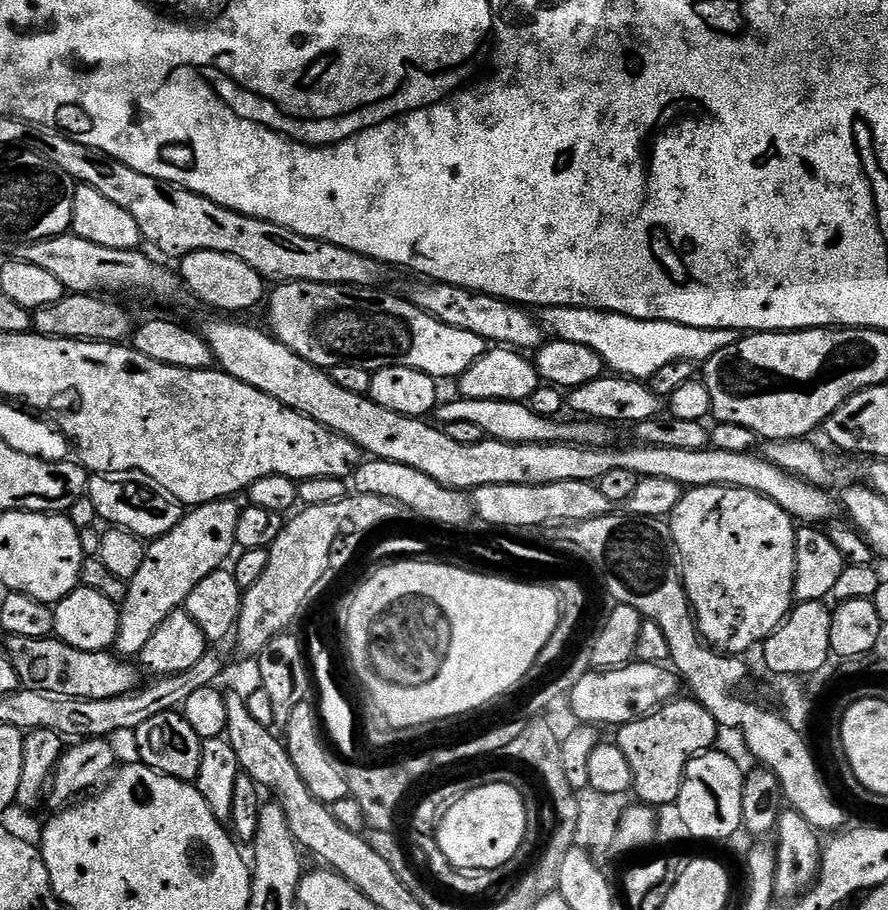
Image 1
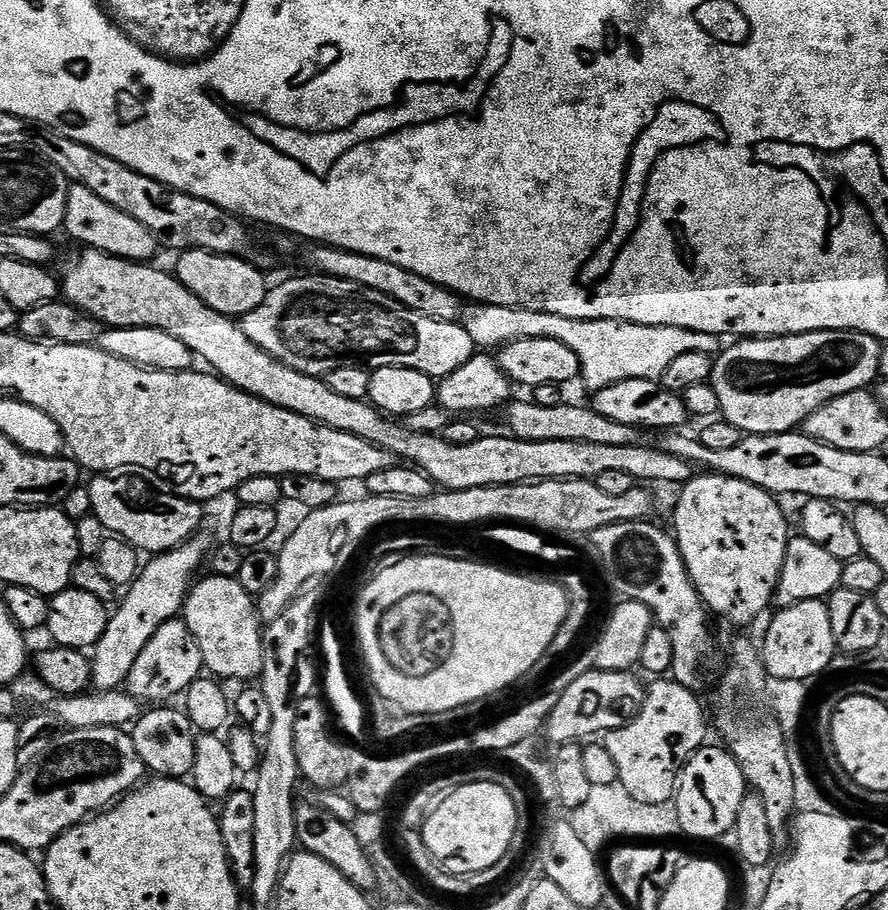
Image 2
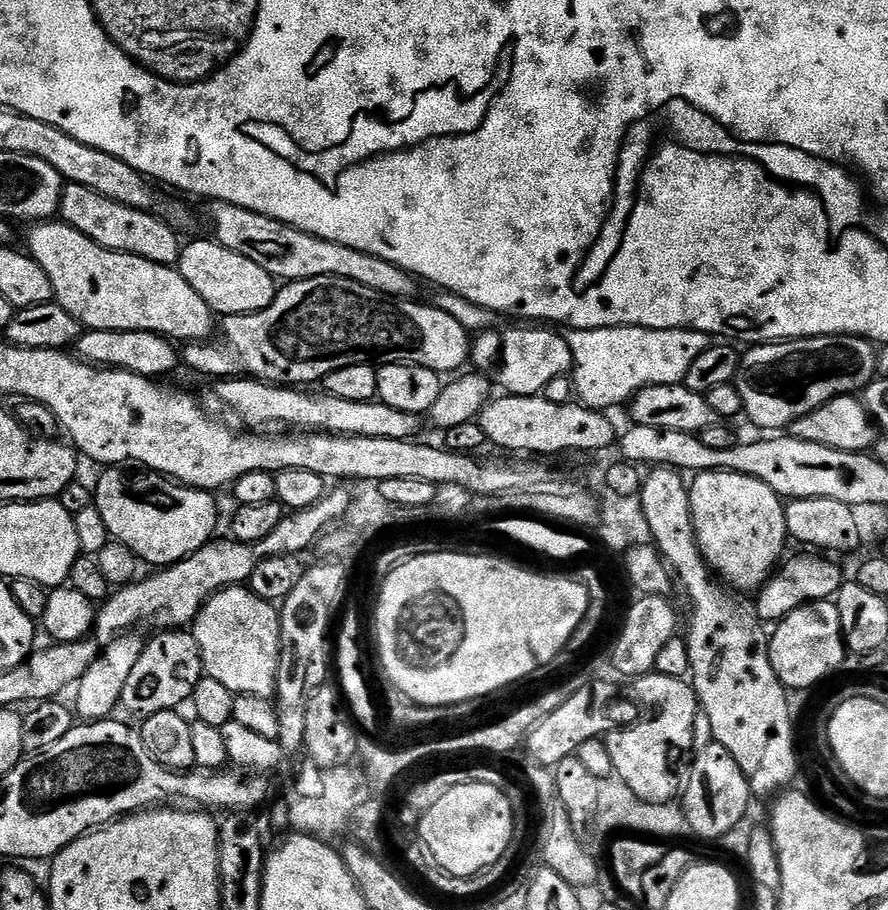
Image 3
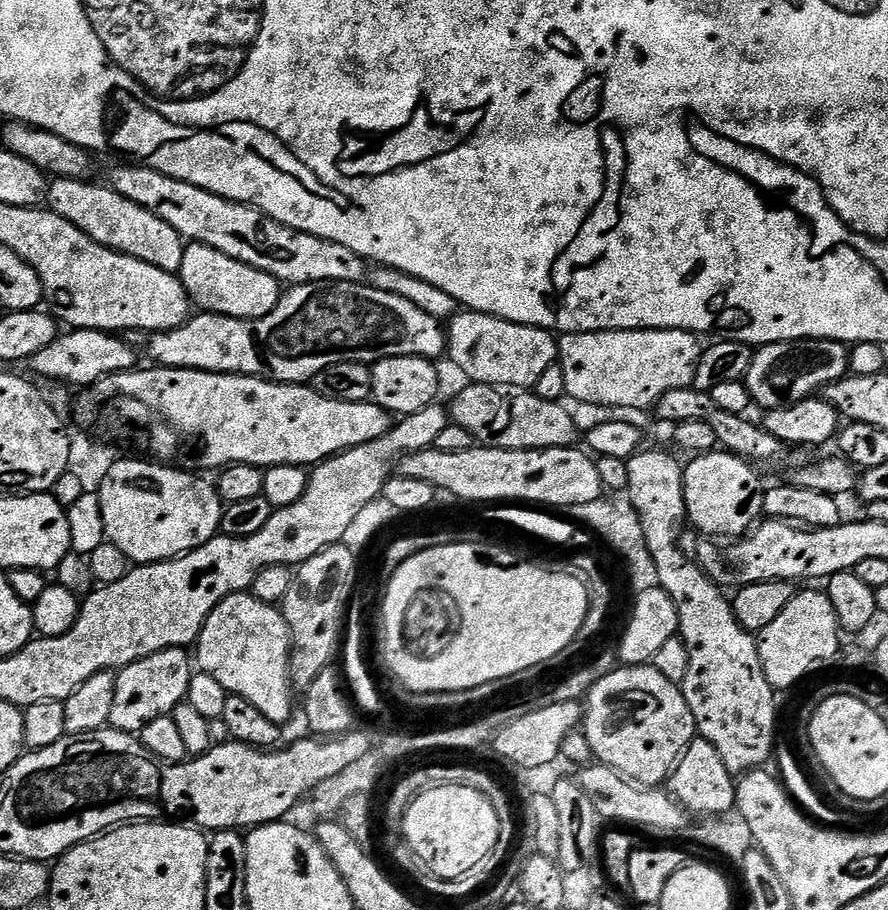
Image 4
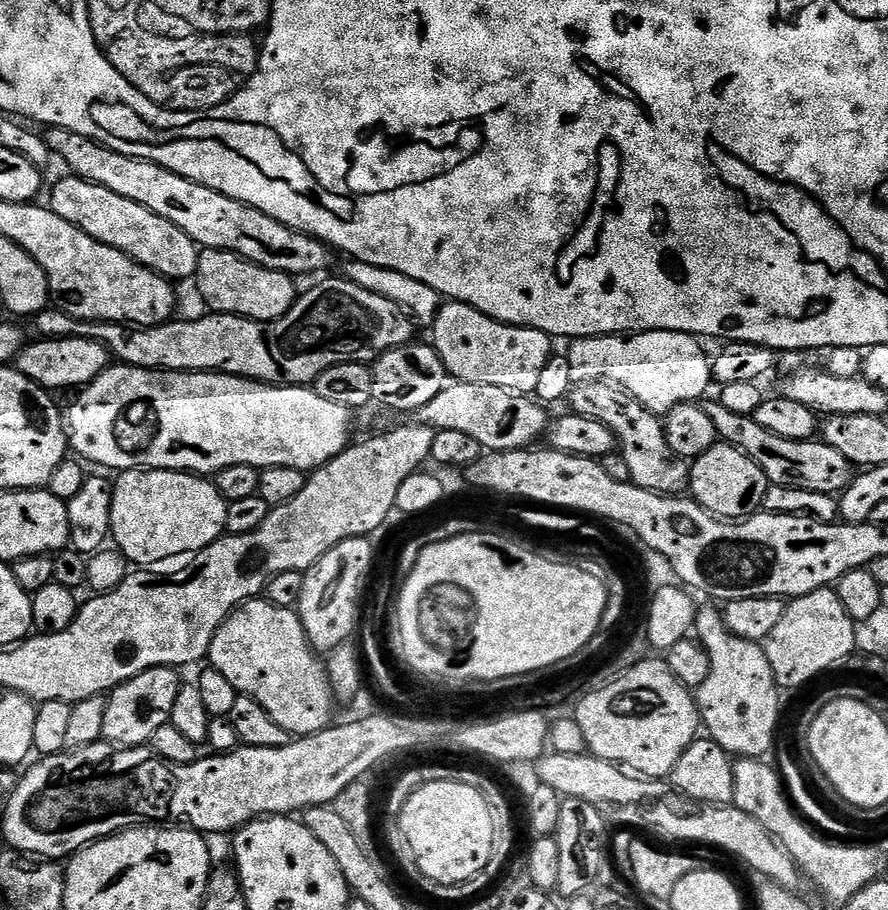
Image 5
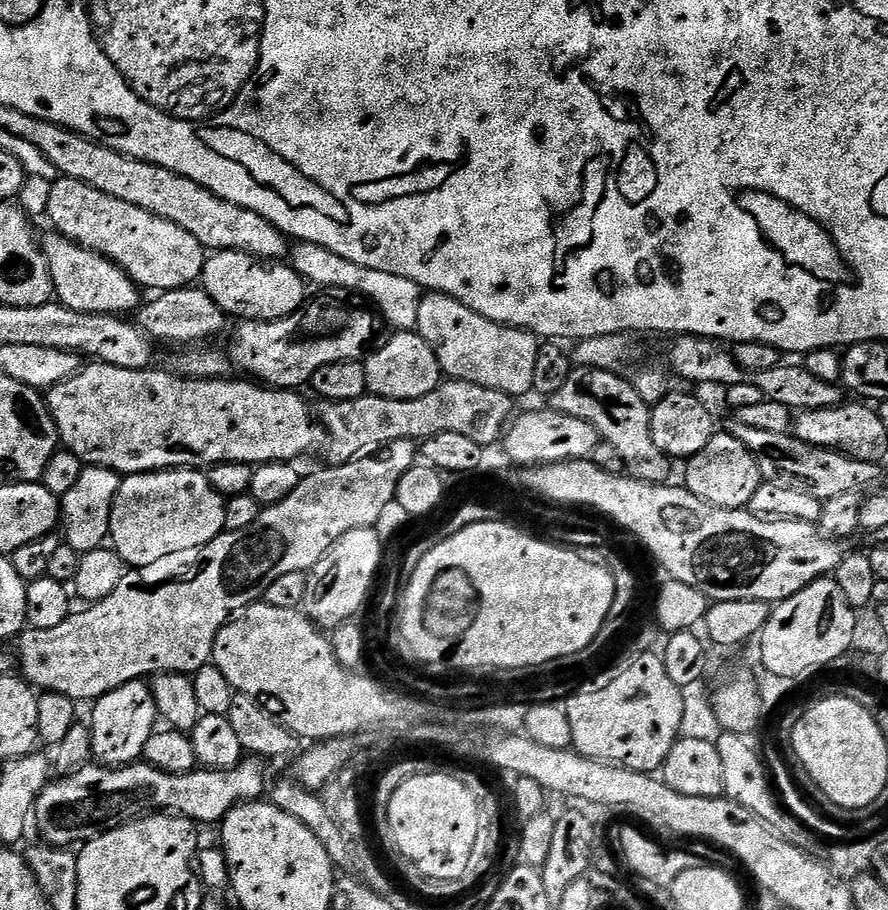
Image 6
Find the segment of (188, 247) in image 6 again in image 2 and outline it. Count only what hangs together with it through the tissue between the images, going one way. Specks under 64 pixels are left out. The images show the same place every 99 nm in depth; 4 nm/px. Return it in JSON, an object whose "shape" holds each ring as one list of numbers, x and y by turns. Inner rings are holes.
{"shape":[[79,182,69,187,62,228,65,233,68,231,80,246,97,248,99,252,109,252,110,255,120,256,123,260,148,262,153,259,151,256,155,254,156,248,158,249,155,234,146,226,142,226,142,222,118,210,110,202,98,198,94,190]]}

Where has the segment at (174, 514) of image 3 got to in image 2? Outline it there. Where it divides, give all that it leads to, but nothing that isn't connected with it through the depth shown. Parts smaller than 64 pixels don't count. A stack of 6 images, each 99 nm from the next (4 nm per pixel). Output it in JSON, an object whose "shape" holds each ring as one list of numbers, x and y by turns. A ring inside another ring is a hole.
{"shape":[[119,468,93,475,91,479,87,487,90,490,92,515,98,517,111,535,121,536,141,553,168,552,201,531,204,512,200,508,203,507,197,501,179,496,153,472,144,468]]}

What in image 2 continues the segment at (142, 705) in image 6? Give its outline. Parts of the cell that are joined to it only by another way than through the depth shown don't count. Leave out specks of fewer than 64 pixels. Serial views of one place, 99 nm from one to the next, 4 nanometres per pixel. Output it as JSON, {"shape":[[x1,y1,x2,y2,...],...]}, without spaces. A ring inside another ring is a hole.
{"shape":[[182,618,175,620,167,620,165,624,158,630,158,634,154,634,154,638,150,638,150,642,146,642,142,654,138,654,138,662,134,662,134,670,130,670,128,675,128,683,126,691,138,701,148,706,160,706,165,702,172,702,177,698,183,697,191,684,195,680,201,679,202,673,205,671,202,662,202,650,198,650,198,642,194,638,194,634,190,634,190,626,186,626,186,622]]}

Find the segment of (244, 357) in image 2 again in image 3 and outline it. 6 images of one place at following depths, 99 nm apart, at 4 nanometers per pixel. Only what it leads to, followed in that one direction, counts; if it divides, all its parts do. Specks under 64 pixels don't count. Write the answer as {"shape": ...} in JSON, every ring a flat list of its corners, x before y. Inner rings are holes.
{"shape":[[53,218,31,225,26,251,46,270,55,303,69,312,85,329,94,332,157,332,173,342,204,342,212,332,214,313,211,306,196,293,194,286,182,278,175,267,155,264,129,252,111,252,98,242,86,238,69,224]]}

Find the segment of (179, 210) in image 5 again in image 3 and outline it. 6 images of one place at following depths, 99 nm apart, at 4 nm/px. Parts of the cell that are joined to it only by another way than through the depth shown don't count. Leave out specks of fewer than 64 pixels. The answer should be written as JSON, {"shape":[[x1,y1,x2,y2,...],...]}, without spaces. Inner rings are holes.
{"shape":[[214,200,207,207,208,220,212,223,211,235,216,243,226,246,226,250,234,250,234,254,242,254,242,258,250,258,250,262,258,262,258,266,262,266,262,270,266,270,277,281,291,282,319,276,337,276,353,280,387,296,408,298,413,295,412,273,405,272,382,258,311,236,274,218,246,210,242,206]]}

